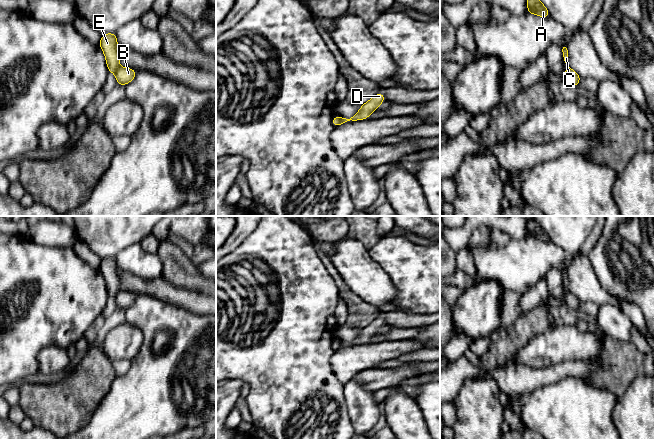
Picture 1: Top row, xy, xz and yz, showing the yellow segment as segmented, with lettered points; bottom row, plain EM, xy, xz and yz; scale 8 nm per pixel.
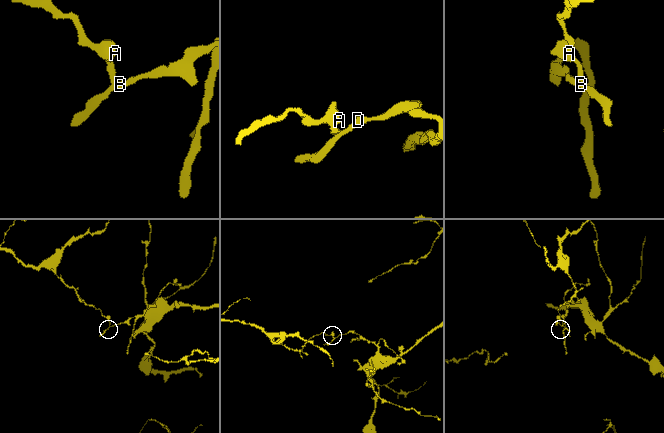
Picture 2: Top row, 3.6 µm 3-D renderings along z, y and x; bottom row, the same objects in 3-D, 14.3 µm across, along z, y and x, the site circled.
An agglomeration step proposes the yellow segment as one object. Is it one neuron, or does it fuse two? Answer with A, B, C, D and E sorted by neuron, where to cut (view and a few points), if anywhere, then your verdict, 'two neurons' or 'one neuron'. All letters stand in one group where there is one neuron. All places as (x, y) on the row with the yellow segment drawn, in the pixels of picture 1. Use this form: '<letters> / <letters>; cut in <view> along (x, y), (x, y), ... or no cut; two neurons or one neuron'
A C E / B D; cut in xz along (342, 118), (340, 123); two neurons

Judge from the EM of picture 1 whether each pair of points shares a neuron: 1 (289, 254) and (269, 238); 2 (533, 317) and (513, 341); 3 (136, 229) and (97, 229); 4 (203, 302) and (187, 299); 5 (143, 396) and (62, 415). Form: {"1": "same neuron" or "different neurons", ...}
{"1": "same neuron", "2": "same neuron", "3": "same neuron", "4": "same neuron", "5": "different neurons"}

